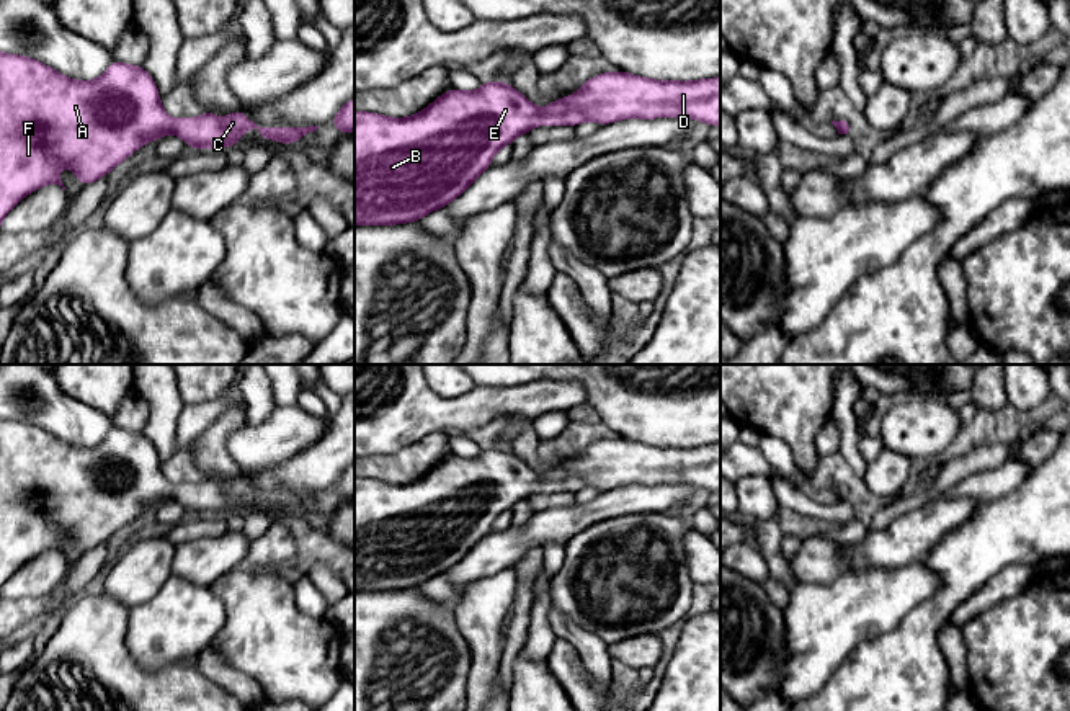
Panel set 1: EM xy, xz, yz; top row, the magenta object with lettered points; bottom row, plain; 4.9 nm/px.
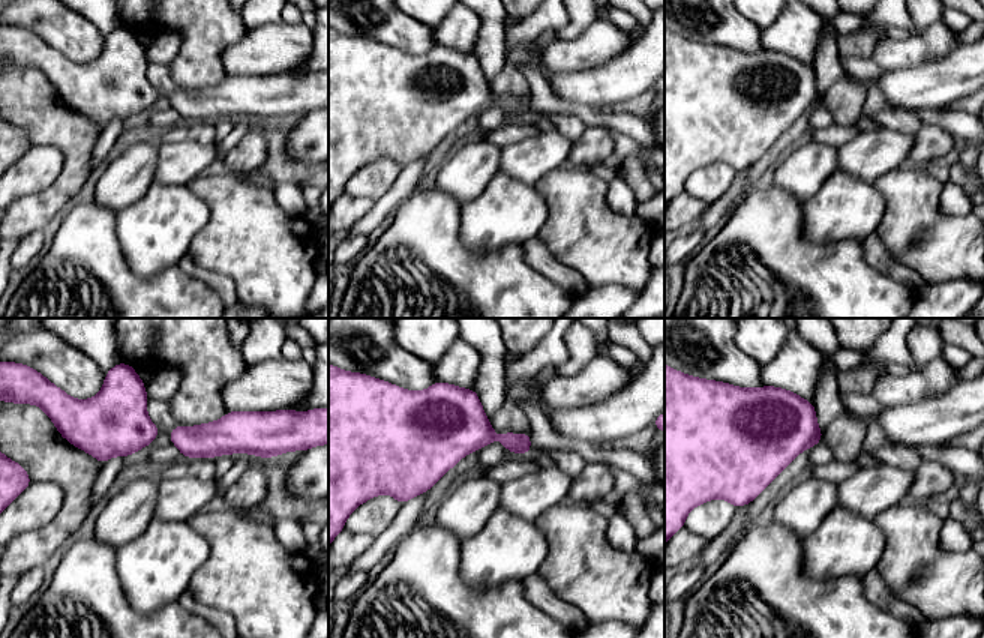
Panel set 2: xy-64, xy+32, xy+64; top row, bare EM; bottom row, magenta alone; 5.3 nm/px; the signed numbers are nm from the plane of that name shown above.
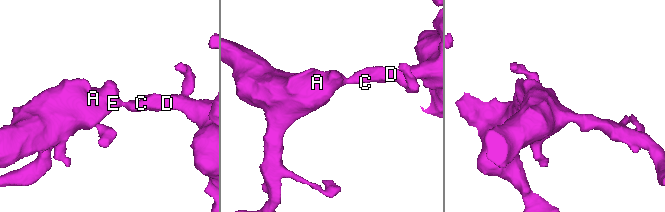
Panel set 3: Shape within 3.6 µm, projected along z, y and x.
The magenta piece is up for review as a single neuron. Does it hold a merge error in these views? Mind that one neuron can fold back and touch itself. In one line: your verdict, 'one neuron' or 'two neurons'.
one neuron

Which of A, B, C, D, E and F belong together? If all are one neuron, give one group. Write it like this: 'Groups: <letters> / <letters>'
Groups: A B C D E F

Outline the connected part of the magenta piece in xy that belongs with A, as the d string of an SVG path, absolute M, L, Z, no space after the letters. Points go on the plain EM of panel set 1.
M0 418L0 590L15 570L29 559L49 549L56 549L65 556L59 543L60 531L67 531L85 554L108 541L118 530L124 528L144 510L172 499L181 503L189 515L225 515L240 512L239 502L252 495L258 495L265 505L273 508L292 510L299 508L307 499L317 497L317 494L319 492L260 494L240 476L227 479L224 487L211 477L206 477L198 484L172 485L162 474L157 449L144 432L113 427L103 441L90 448L82 448L65 443L33 423Z

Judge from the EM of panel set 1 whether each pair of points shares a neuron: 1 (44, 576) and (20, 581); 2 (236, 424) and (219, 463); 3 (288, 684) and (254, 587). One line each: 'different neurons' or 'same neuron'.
1: same neuron
2: same neuron
3: same neuron

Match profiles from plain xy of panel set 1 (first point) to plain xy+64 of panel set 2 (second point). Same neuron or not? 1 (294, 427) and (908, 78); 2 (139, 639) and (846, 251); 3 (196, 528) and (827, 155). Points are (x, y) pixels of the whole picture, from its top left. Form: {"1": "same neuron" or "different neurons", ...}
{"1": "different neurons", "2": "different neurons", "3": "different neurons"}

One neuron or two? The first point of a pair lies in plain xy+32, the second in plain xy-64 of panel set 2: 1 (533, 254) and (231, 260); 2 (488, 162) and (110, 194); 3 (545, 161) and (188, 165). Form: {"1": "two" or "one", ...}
{"1": "two", "2": "one", "3": "one"}

